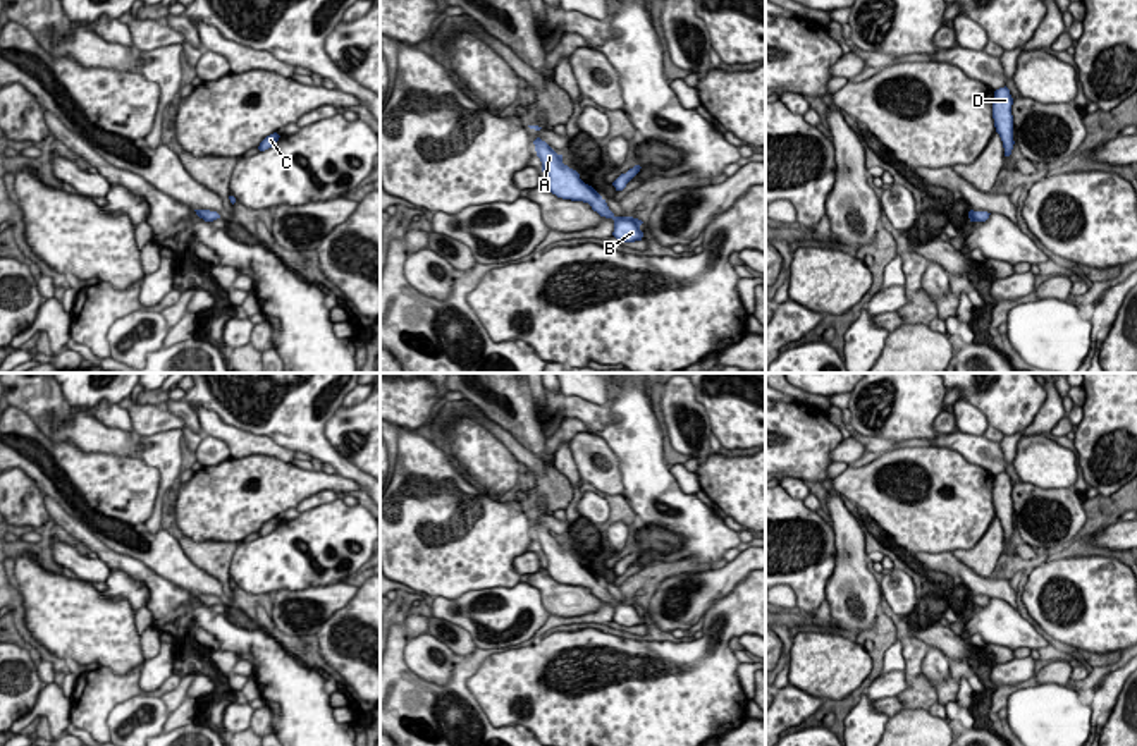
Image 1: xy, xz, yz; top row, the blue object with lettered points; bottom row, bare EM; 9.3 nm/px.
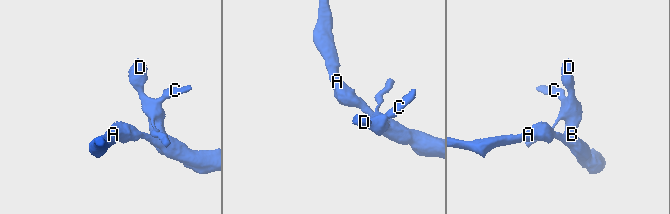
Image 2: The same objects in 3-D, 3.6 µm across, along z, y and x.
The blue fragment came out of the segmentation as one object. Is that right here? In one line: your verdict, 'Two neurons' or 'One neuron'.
One neuron

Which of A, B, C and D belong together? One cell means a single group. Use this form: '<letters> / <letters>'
A B C D

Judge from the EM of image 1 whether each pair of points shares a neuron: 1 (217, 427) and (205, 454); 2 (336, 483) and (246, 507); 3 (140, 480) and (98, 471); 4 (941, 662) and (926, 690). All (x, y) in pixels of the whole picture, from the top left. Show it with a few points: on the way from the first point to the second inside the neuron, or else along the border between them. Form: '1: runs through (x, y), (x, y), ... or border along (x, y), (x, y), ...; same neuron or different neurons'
1: border along (205, 434), (221, 439), (231, 456); different neurons
2: runs through (313, 483), (269, 487); same neuron
3: runs through (129, 480), (109, 480); same neuron
4: border along (928, 648), (922, 659), (922, 672), (933, 683); different neurons

